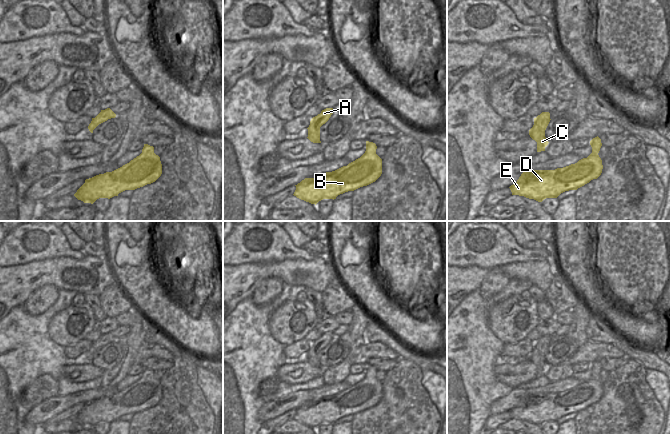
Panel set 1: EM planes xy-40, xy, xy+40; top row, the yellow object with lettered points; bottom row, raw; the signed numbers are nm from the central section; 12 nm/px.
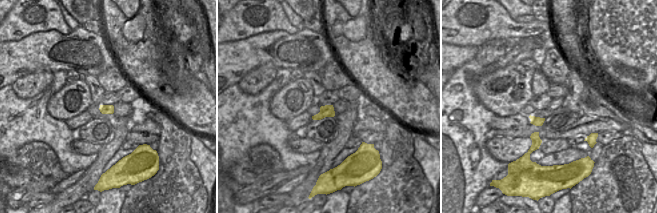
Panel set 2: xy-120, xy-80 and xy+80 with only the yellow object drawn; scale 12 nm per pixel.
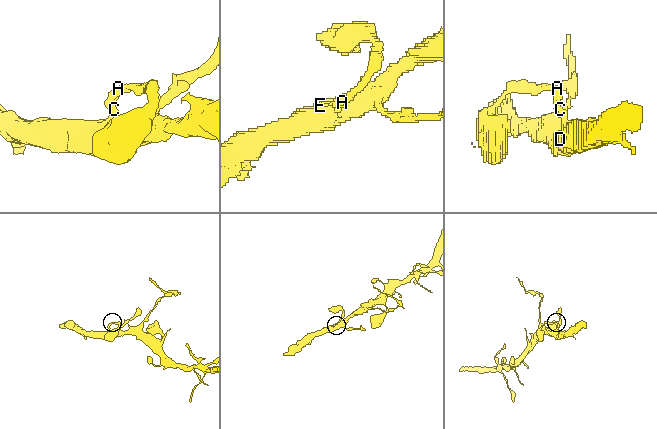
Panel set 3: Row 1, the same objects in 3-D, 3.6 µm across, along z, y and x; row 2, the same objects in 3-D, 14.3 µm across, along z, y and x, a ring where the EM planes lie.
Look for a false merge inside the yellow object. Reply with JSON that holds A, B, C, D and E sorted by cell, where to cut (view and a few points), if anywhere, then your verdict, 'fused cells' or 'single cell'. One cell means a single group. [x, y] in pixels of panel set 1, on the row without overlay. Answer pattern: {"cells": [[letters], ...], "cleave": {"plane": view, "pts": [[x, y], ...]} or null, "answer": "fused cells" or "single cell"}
{"cells": [["A", "B", "C", "D", "E"]], "cleave": null, "answer": "single cell"}

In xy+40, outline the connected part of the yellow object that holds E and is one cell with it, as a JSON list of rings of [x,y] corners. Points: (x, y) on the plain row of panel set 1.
[[[598,360],[593,362],[590,365],[590,369],[592,377],[587,382],[583,382],[575,388],[555,394],[525,394],[517,406],[509,411],[512,419],[524,420],[542,426],[546,422],[557,422],[565,415],[577,414],[591,404],[597,403],[603,393],[602,384],[598,379],[602,370],[601,363]]]

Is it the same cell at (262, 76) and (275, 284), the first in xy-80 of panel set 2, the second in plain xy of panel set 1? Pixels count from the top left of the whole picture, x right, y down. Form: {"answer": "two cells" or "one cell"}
{"answer": "one cell"}

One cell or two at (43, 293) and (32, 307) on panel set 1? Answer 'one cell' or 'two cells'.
one cell

